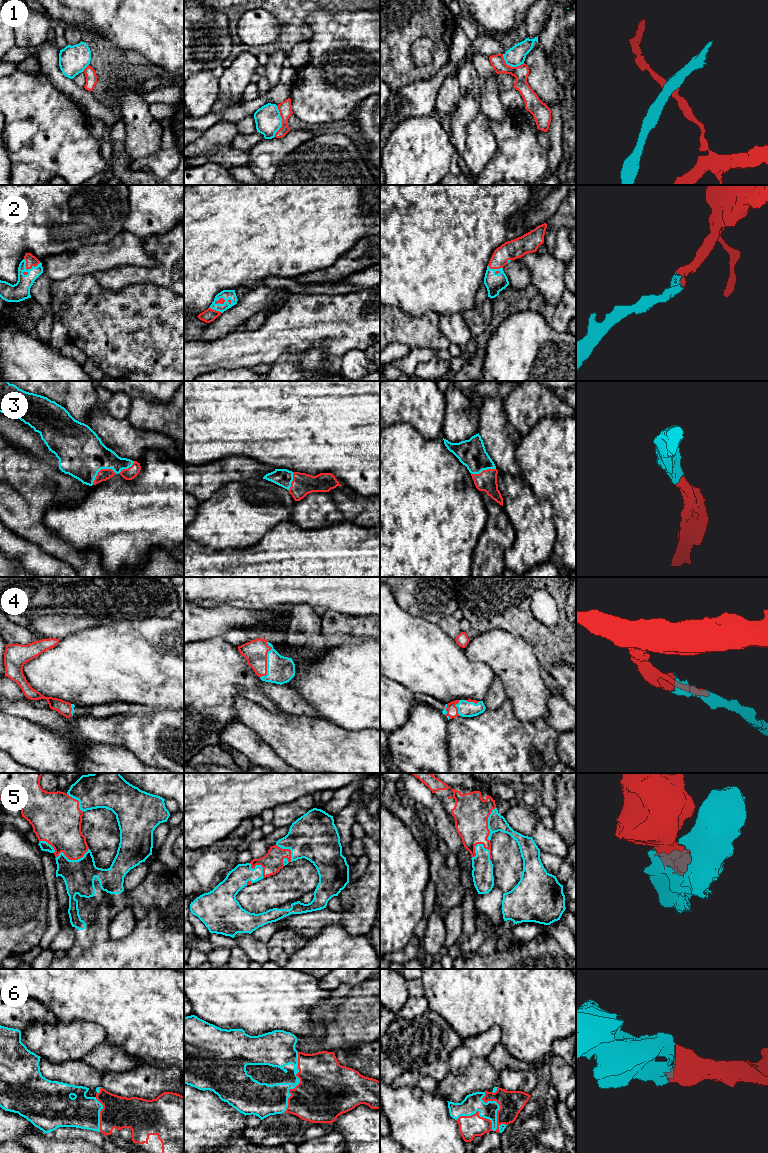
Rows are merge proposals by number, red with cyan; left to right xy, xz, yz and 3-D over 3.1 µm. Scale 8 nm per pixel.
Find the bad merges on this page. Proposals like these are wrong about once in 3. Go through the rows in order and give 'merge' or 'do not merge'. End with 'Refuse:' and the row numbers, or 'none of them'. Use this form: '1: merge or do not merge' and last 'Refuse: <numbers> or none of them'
1: do not merge
2: merge
3: merge
4: merge
5: merge
6: merge
Refuse: 1

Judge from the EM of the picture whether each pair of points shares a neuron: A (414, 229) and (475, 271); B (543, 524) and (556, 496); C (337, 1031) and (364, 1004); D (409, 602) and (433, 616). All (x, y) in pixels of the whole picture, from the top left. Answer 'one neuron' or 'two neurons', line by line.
A: one neuron
B: two neurons
C: one neuron
D: one neuron

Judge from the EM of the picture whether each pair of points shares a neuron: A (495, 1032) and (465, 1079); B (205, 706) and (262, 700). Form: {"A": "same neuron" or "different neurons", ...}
{"A": "different neurons", "B": "same neuron"}

